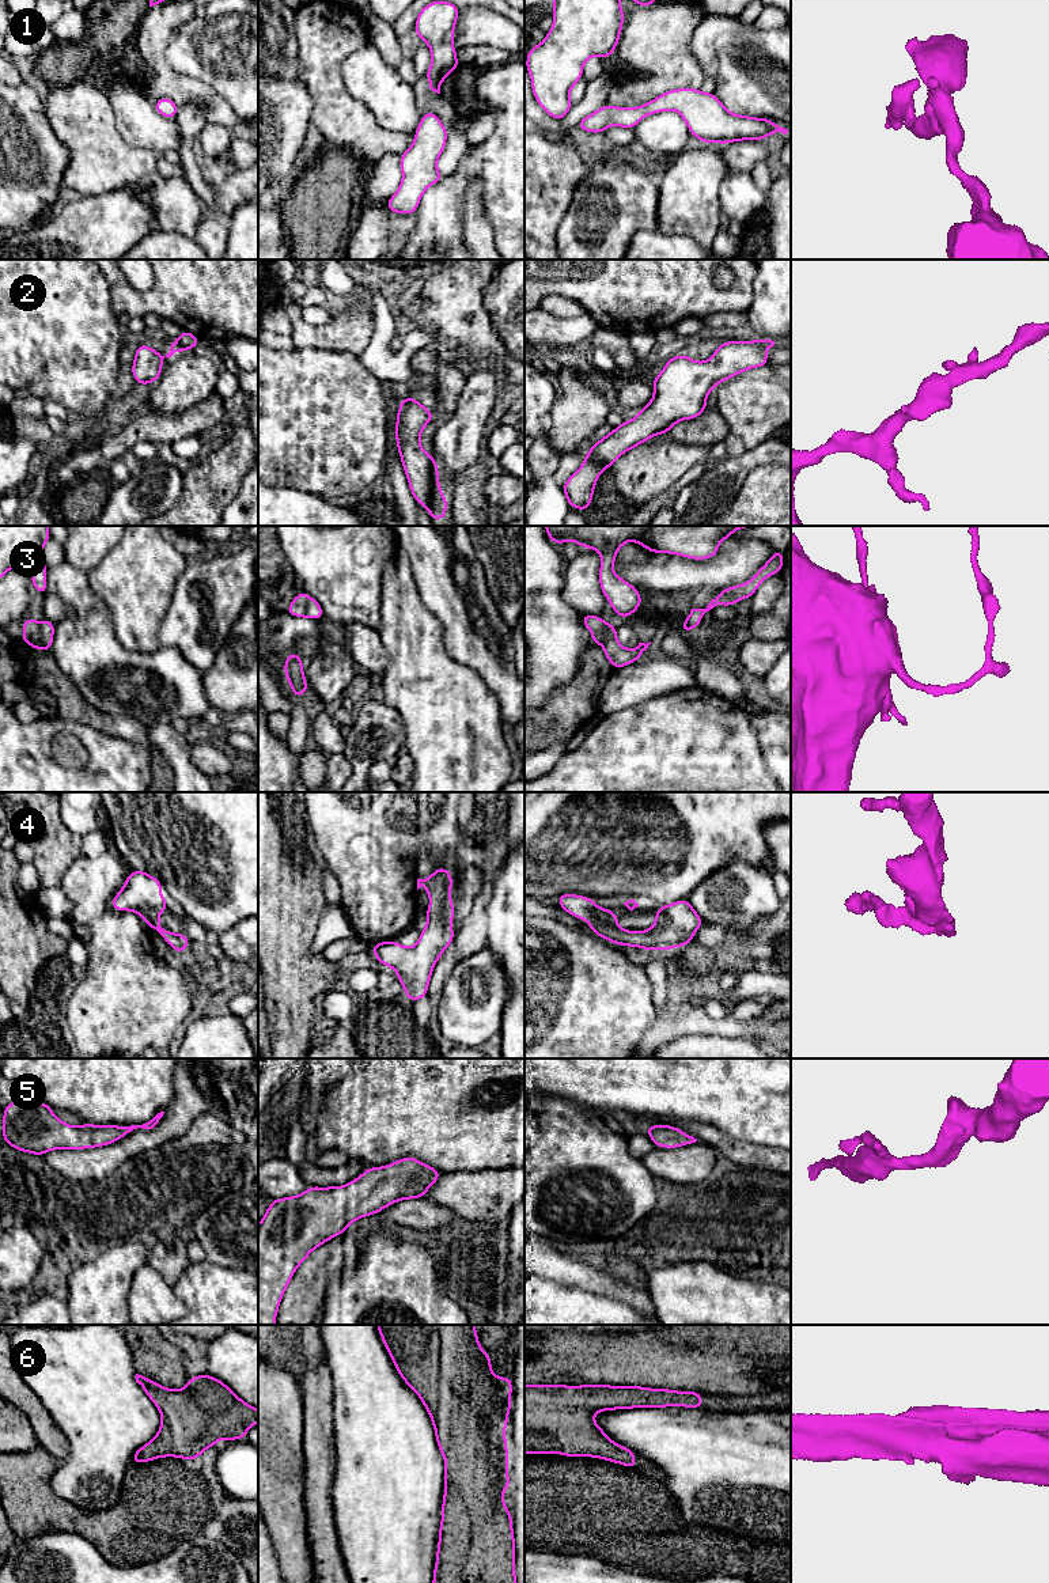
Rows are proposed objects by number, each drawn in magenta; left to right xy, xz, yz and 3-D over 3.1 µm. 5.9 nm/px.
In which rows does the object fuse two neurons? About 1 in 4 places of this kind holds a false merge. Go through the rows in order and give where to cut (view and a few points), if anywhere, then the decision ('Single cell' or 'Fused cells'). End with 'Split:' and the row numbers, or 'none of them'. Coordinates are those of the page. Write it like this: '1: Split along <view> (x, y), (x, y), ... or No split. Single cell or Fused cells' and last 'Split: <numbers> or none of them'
1: No split. Single cell
2: No split. Single cell
3: Split along xy (40, 623), (40, 640), (33, 646). Fused cells
4: No split. Single cell
5: No split. Single cell
6: No split. Single cell
Split: 3

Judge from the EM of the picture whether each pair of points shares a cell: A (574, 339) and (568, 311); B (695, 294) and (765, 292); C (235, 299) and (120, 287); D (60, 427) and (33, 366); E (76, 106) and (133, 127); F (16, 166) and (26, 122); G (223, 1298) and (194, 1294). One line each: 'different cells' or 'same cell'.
A: different cells
B: different cells
C: same cell
D: different cells
E: different cells
F: same cell
G: same cell

